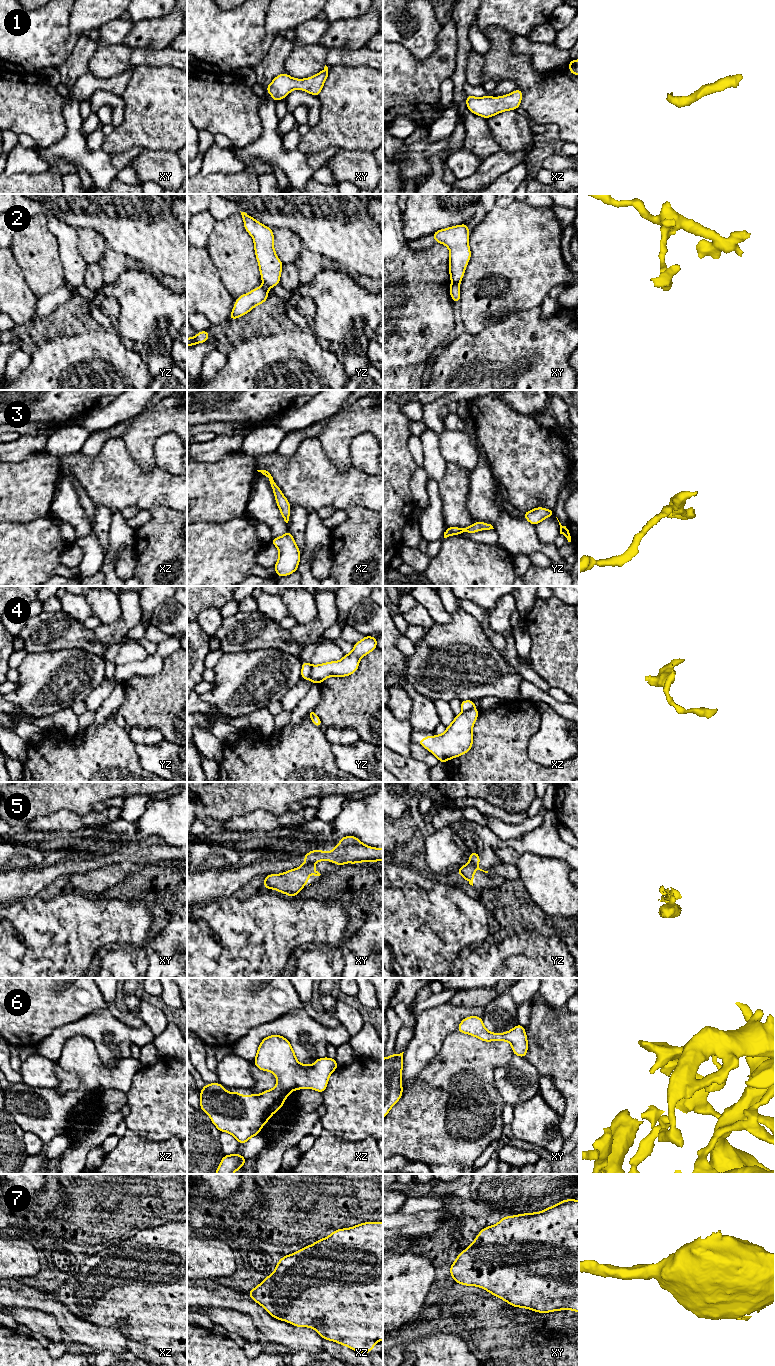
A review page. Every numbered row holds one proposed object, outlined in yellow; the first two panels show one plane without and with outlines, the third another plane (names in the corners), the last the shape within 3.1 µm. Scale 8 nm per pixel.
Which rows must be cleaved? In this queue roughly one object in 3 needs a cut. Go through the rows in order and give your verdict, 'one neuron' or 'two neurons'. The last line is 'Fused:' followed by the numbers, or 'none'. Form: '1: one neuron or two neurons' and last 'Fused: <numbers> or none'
1: one neuron
2: two neurons
3: one neuron
4: two neurons
5: two neurons
6: one neuron
7: one neuron
Fused: 2, 4, 5

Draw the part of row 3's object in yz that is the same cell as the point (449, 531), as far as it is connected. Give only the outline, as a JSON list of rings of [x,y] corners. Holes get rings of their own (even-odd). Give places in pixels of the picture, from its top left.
[[[475,522],[474,524],[462,529],[459,527],[447,527],[445,532],[444,532],[444,538],[447,538],[451,535],[459,535],[462,534],[464,532],[466,533],[476,533],[480,530],[490,530],[490,529],[494,529],[493,526],[489,523],[485,523],[485,522]]]

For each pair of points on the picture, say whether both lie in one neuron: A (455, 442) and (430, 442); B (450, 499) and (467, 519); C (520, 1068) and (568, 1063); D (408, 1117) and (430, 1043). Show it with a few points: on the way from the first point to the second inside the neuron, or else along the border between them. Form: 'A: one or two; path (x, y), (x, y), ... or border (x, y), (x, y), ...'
A: two; border (438, 435), (440, 453), (446, 463)
B: one; path (454, 504), (462, 514)
C: two; border (524, 1058), (540, 1075)
D: two; border (438, 1051), (416, 1077), (406, 1085)

